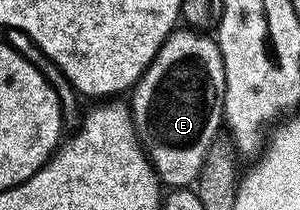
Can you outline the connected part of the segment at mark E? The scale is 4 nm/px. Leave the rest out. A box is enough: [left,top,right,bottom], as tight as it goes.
[132,27,224,189]

